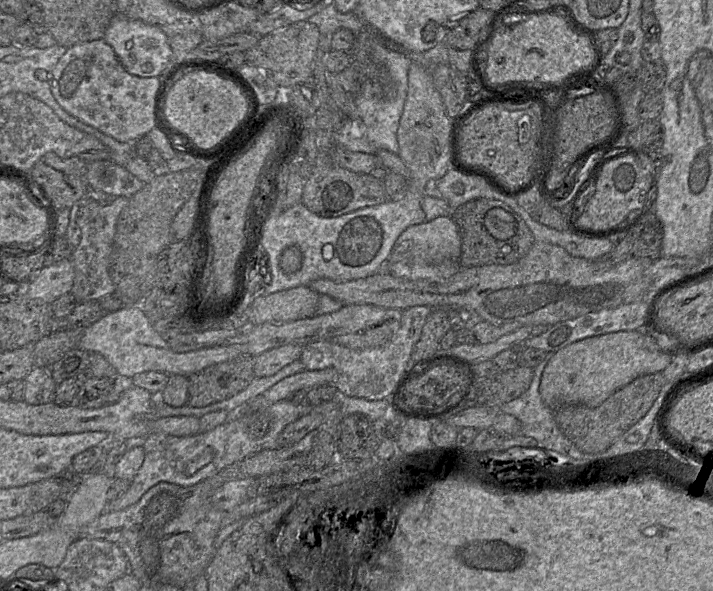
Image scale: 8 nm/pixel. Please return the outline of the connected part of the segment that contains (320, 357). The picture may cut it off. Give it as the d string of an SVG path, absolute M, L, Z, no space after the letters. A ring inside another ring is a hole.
M424 305L402 310L397 332L382 346L356 350L329 341L312 342L302 347L299 360L303 363L305 370L335 368L337 379L334 387L347 396L367 400L386 399L402 369L412 360L414 347L421 337L423 326L431 310L432 308Z

